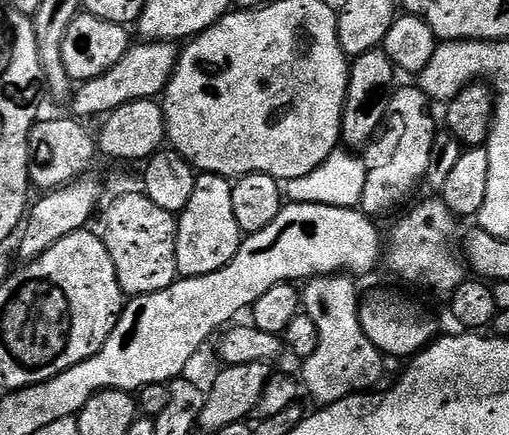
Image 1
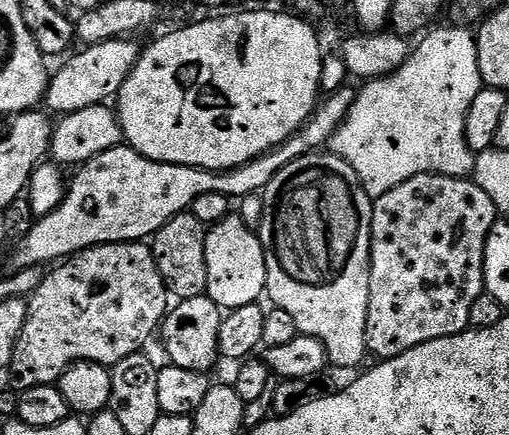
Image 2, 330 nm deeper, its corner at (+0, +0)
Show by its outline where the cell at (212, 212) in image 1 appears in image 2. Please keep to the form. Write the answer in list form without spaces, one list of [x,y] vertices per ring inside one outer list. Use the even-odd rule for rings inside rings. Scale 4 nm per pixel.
[[[229,214],[206,231],[207,296],[222,310],[257,303],[268,286],[266,254],[259,235],[242,222],[239,214]]]

